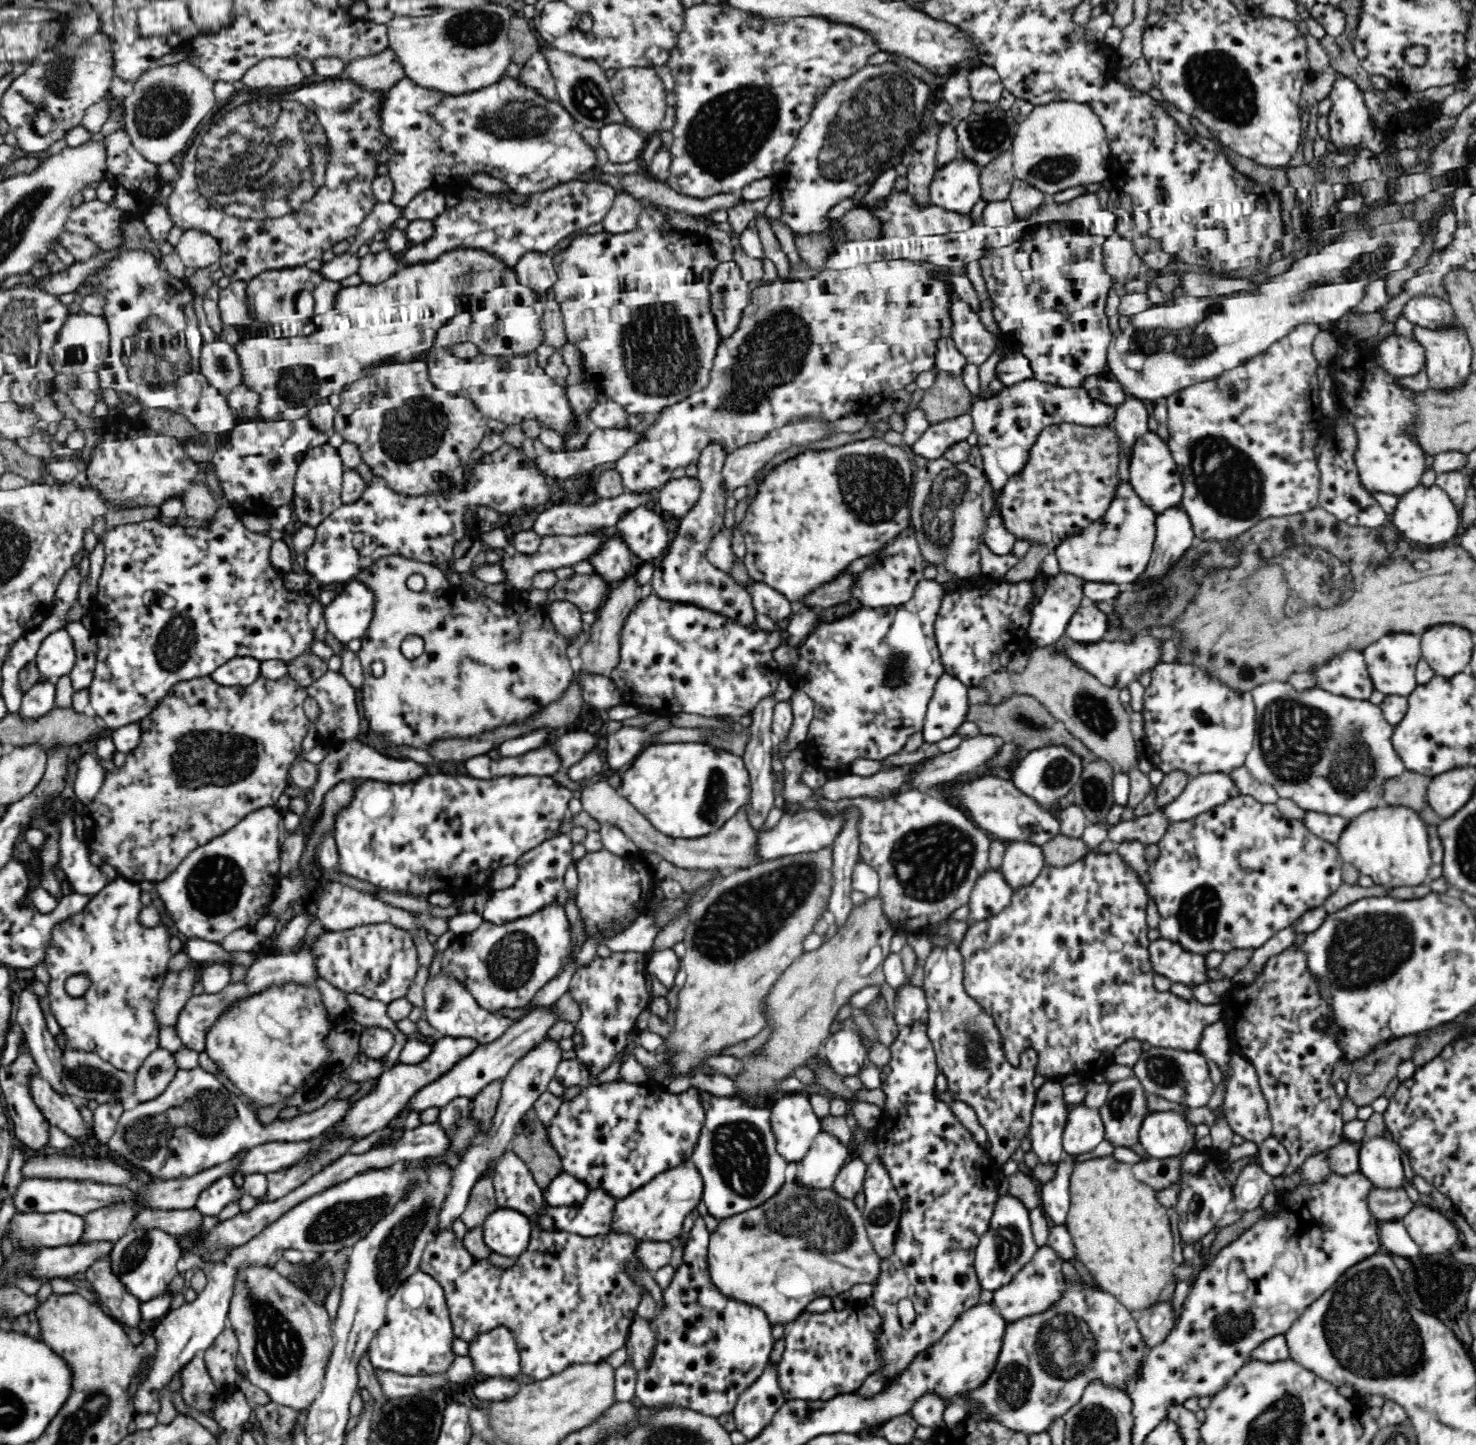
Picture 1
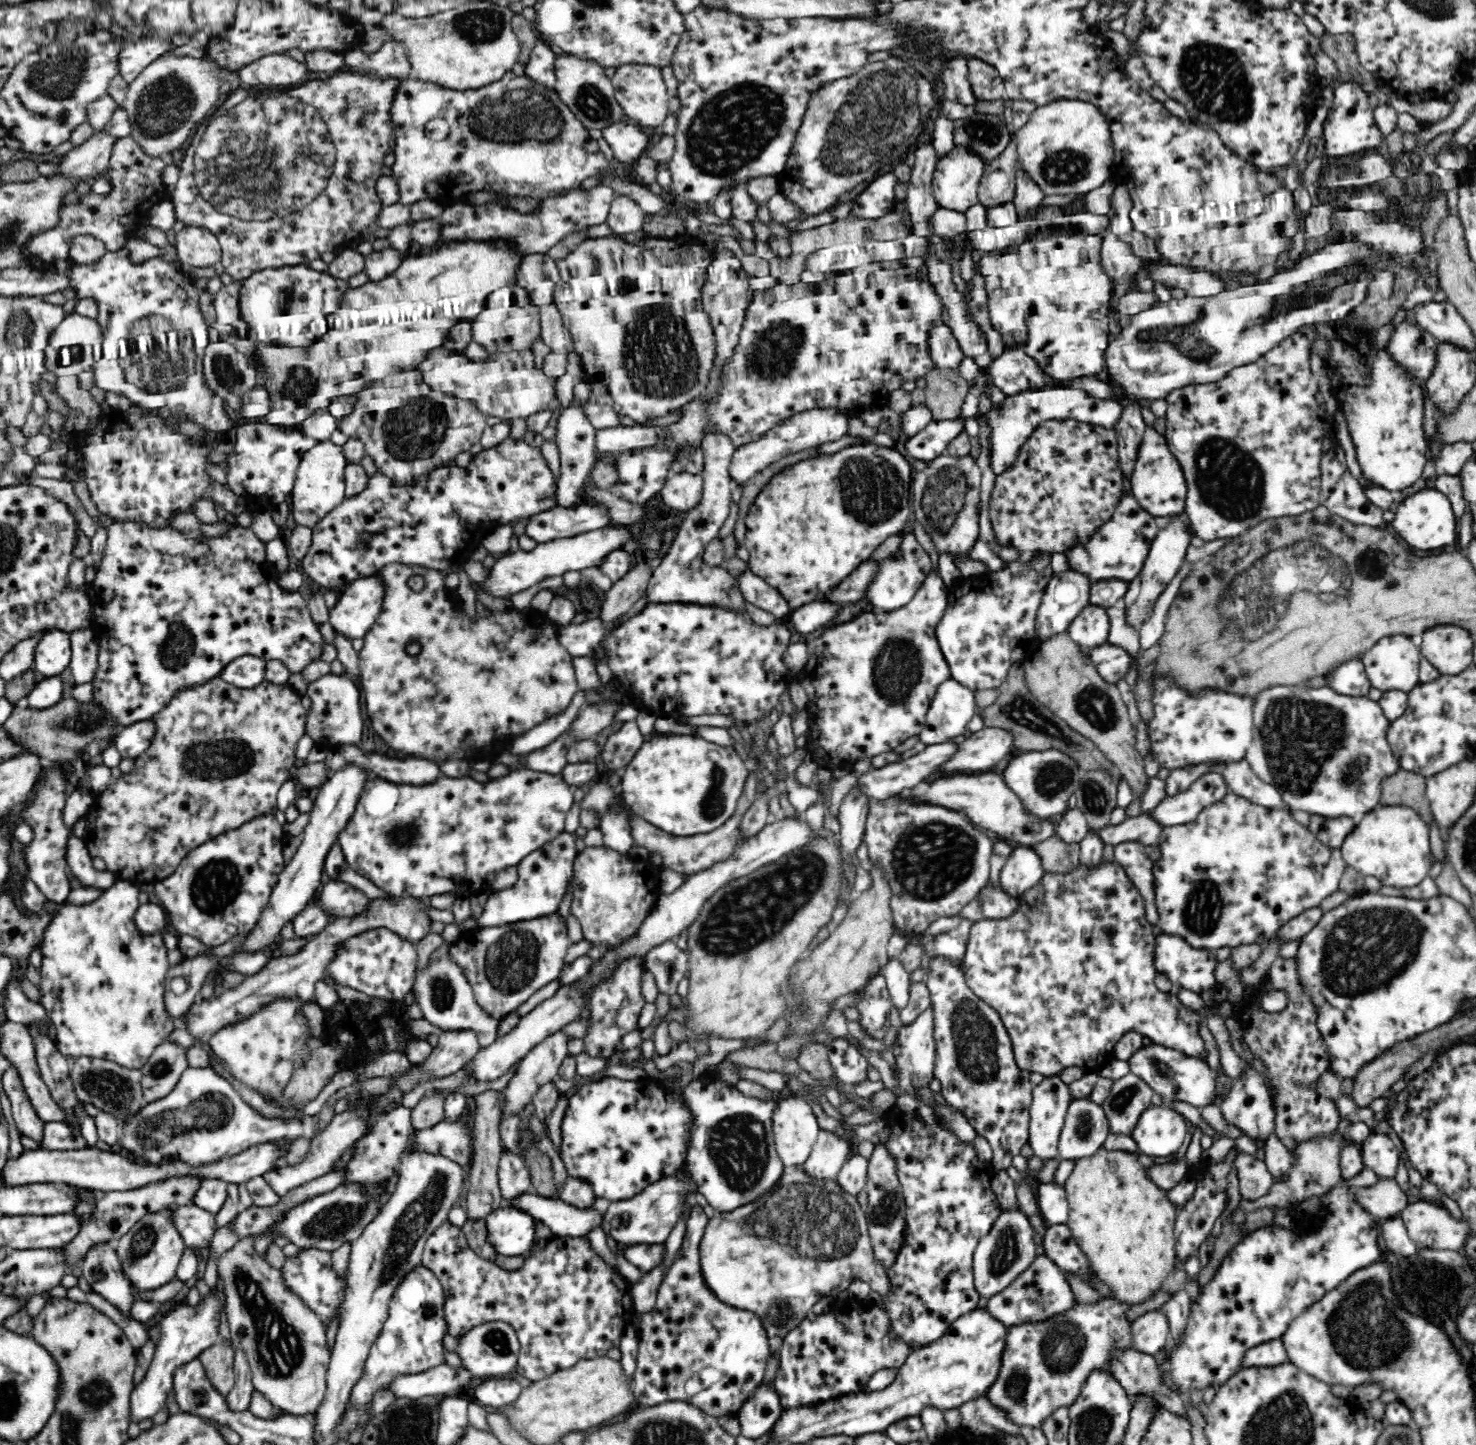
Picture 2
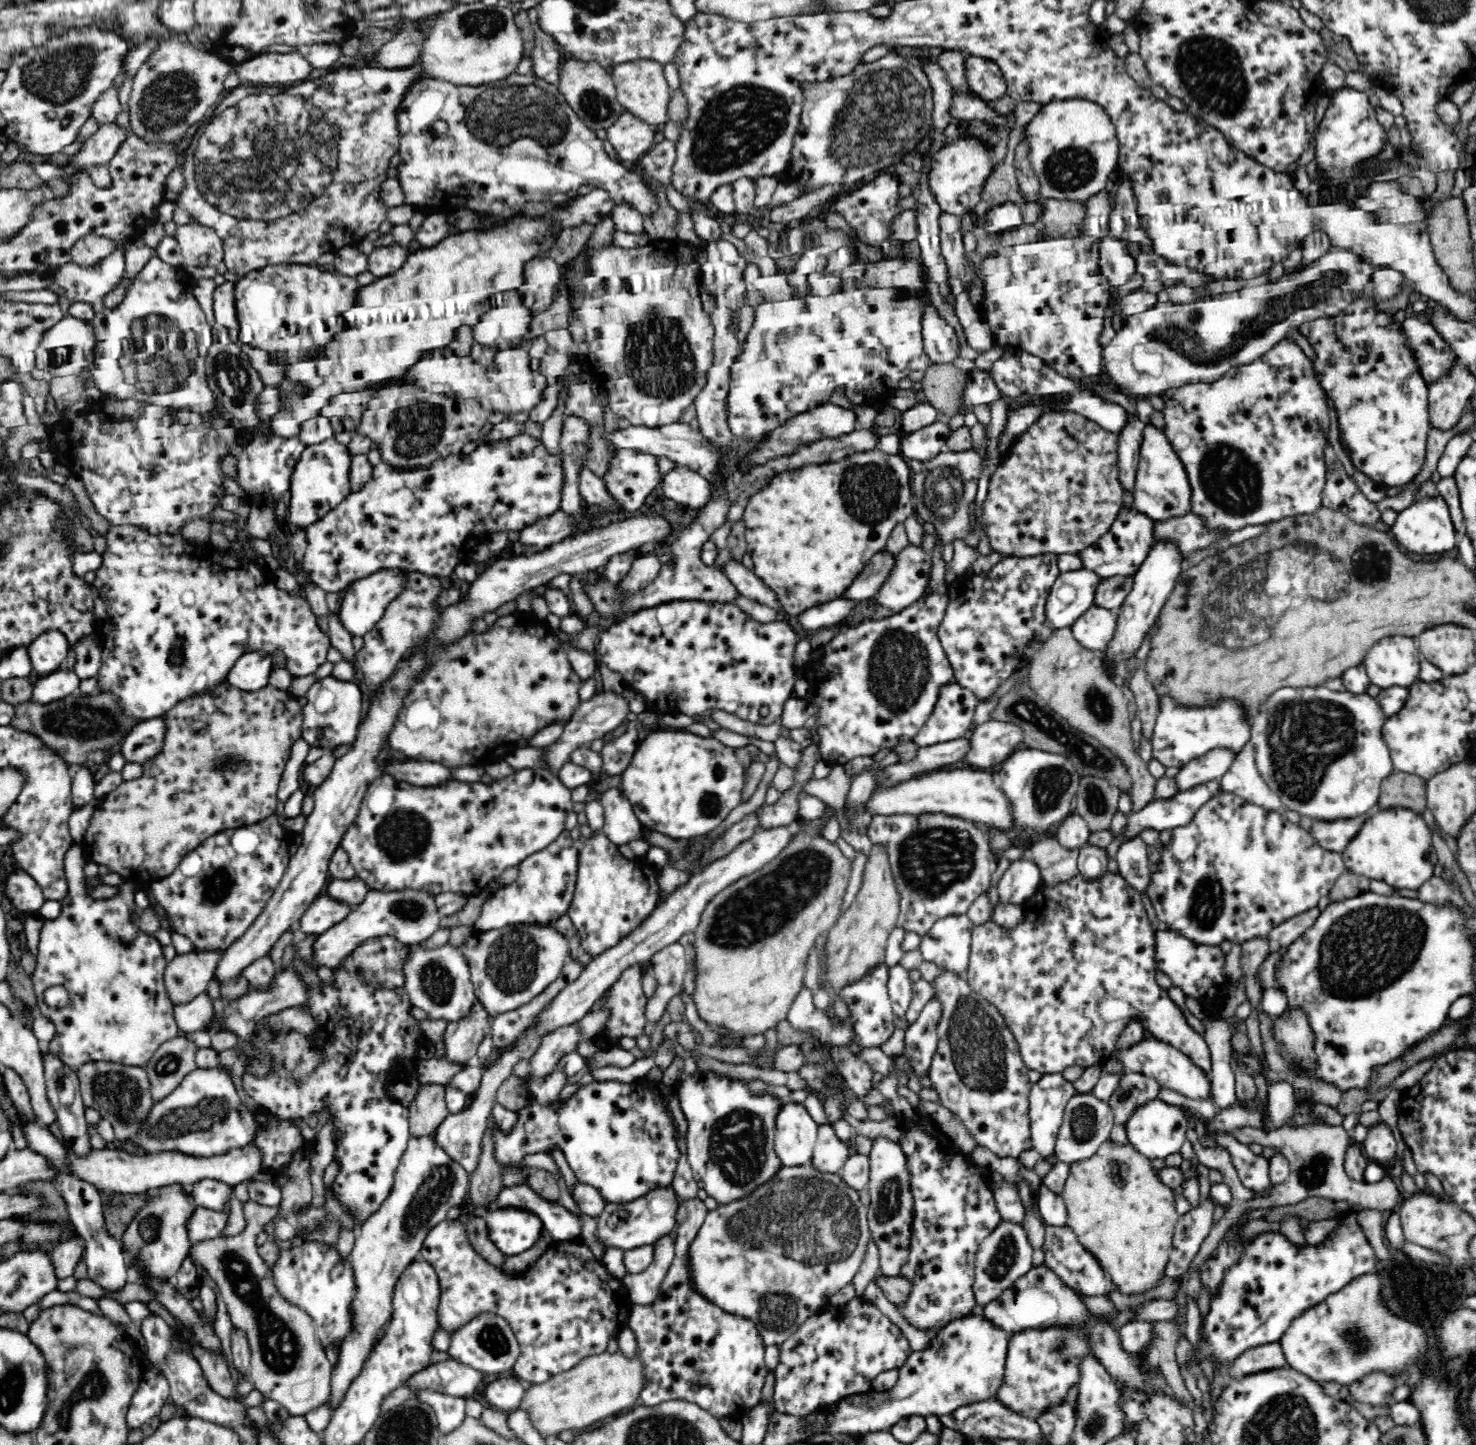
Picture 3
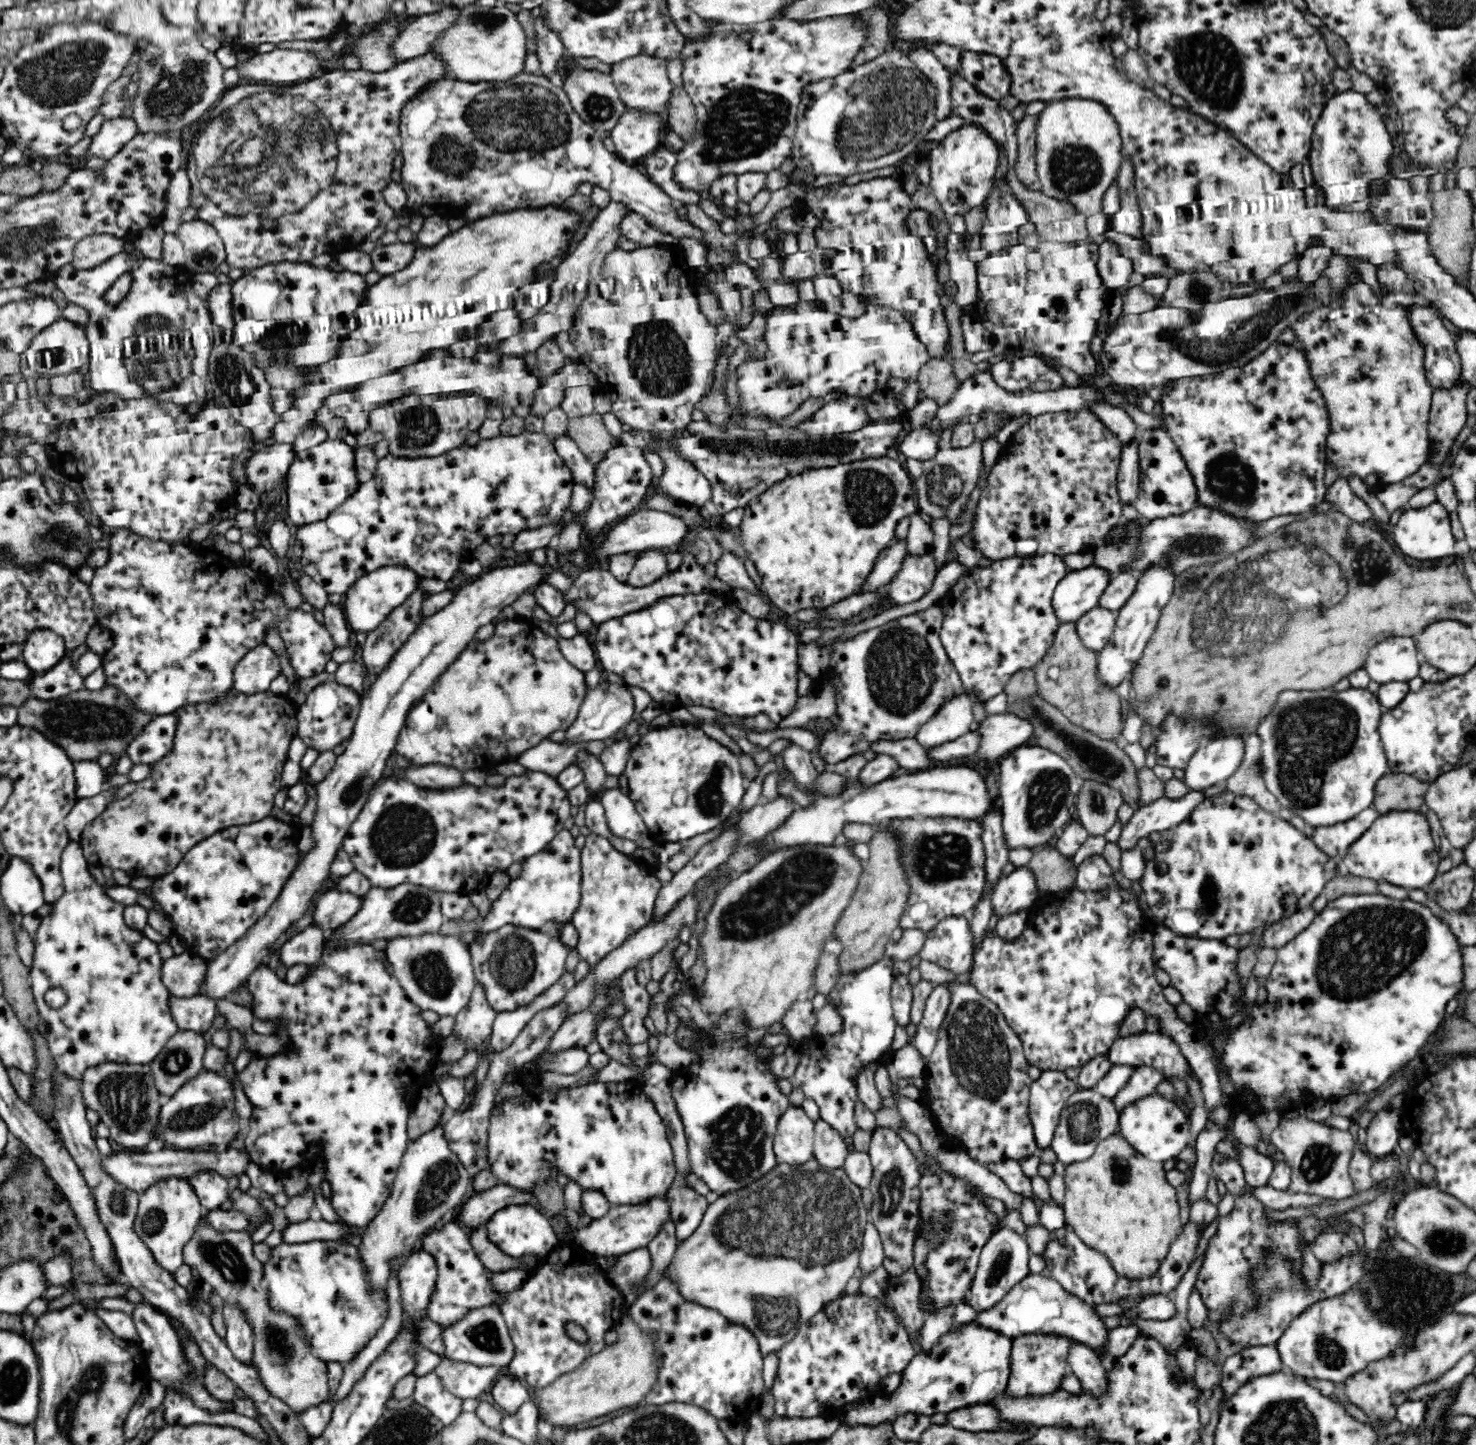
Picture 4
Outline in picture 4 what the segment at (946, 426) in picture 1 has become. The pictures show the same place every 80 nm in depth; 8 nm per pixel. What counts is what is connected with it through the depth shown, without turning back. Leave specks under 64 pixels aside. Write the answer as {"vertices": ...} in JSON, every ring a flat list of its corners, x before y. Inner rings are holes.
{"vertices":[[923,427,910,430,898,444,901,459,914,459,918,461,934,458,940,448,938,442,942,432,930,432]]}

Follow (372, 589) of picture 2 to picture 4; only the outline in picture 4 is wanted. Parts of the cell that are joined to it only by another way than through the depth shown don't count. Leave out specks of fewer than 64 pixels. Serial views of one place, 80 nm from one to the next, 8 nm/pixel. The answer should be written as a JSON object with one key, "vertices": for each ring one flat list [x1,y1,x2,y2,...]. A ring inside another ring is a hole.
{"vertices":[[402,563,381,566,361,576,345,592,344,615,353,633,369,633,382,623,396,608,406,603,418,590,420,576]]}

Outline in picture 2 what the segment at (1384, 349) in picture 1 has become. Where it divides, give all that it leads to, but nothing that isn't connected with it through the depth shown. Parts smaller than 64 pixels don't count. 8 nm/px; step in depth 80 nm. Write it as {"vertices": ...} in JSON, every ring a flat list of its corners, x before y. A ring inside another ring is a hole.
{"vertices":[[1402,322,1388,343,1389,351,1417,378,1428,381,1438,363,1439,341,1420,323]]}

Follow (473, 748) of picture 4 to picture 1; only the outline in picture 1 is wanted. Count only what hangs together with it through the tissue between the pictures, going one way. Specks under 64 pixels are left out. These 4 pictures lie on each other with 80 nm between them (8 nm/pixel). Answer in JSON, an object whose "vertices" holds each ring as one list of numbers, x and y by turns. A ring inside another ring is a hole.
{"vertices":[[384,556,382,560,378,560,368,570,362,570,356,576,356,579,370,585,370,588,374,589,377,597,374,618,372,618,372,622,368,626,369,629,364,632,364,636,361,638,361,648,357,652,363,670,363,683,360,690,363,696,365,718,368,720,370,728,374,732,378,732,383,740,390,742,392,746,408,746,408,748,426,750,434,742,442,742,442,740,466,740,466,738,476,738,476,736,482,736,486,732,493,732,500,728,506,728,506,726,522,726,524,721,534,720,536,714,541,714,542,710,546,710,554,702,560,702,564,698,564,694,570,689,570,686,574,684,574,678,577,672,571,665,566,643,560,634,556,632,555,626,547,613,548,607,532,605,532,603,521,600,519,597,512,596,511,594,505,603,494,602,485,595,479,595,477,599,470,599,459,585,452,585,447,580,447,576,442,573,441,568,437,565,408,560,401,556],[412,574,421,574,424,577,425,586,422,590,412,591,406,587,406,580],[412,634,414,636,420,636,423,639,424,649,420,656,414,659,408,659,400,651,400,644,402,644,406,636,412,636],[374,662,382,662,384,664,384,673,382,676,374,677,372,675,371,670]]}

